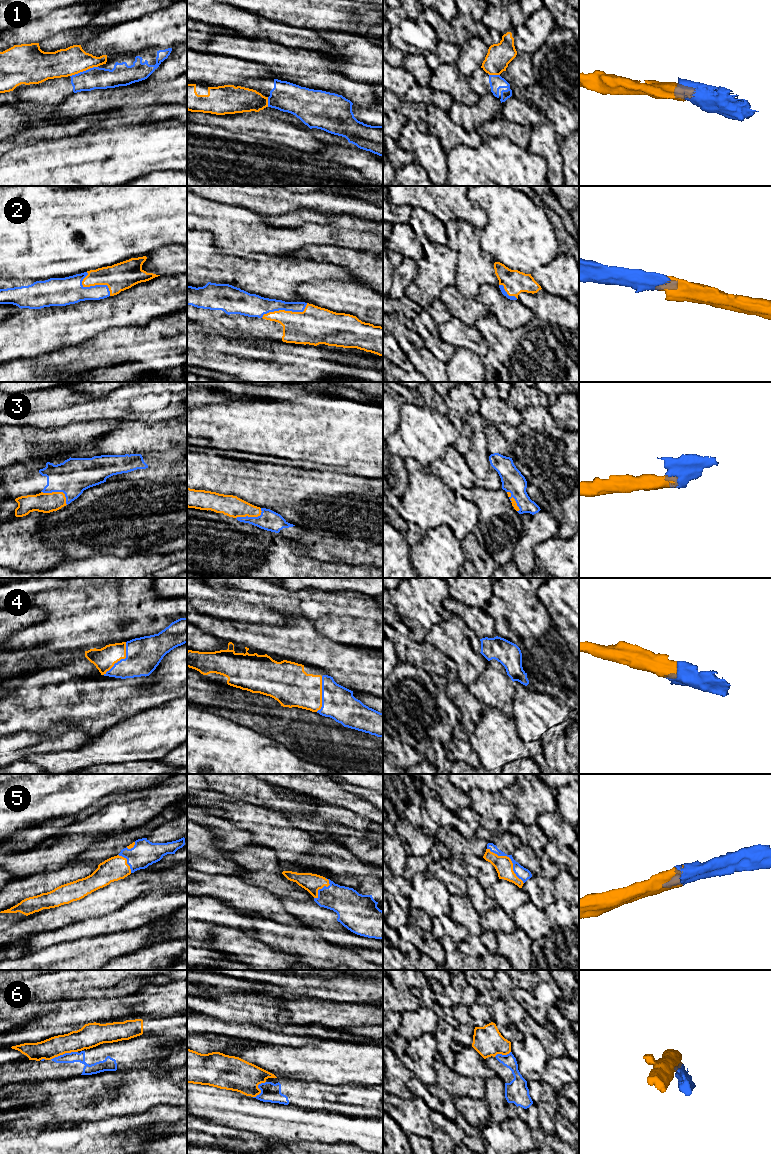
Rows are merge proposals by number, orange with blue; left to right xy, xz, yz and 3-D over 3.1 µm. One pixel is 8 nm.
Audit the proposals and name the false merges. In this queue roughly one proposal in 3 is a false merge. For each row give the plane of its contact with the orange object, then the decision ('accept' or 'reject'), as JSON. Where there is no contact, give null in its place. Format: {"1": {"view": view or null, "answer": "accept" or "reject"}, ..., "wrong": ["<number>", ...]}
{"1": {"view": "xy", "answer": "reject"}, "2": {"view": "xz", "answer": "accept"}, "3": {"view": "xy", "answer": "accept"}, "4": {"view": "xy", "answer": "accept"}, "5": {"view": "yz", "answer": "accept"}, "6": {"view": "xy", "answer": "reject"}, "wrong": ["1", "6"]}

